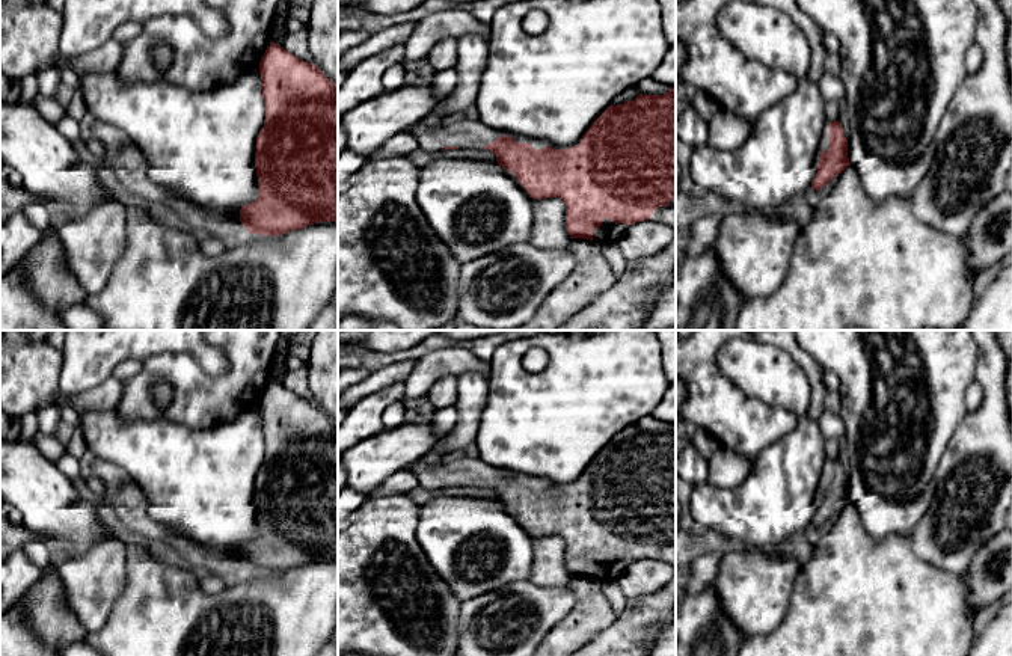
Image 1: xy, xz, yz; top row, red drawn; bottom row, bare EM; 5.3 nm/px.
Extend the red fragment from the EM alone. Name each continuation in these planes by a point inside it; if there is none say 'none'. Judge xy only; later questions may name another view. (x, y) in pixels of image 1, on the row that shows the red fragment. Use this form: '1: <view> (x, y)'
none

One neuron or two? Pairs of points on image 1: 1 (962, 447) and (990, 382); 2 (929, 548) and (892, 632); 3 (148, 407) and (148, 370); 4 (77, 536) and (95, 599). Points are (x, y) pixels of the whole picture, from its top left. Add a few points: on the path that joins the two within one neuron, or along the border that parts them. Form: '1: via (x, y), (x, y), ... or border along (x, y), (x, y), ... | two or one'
1: via (979, 430), (991, 418), (991, 398) | one
2: border along (910, 537), (913, 552), (919, 558), (955, 576) | two
3: via (144, 398), (144, 379) | one
4: border along (115, 537), (79, 549) | two

